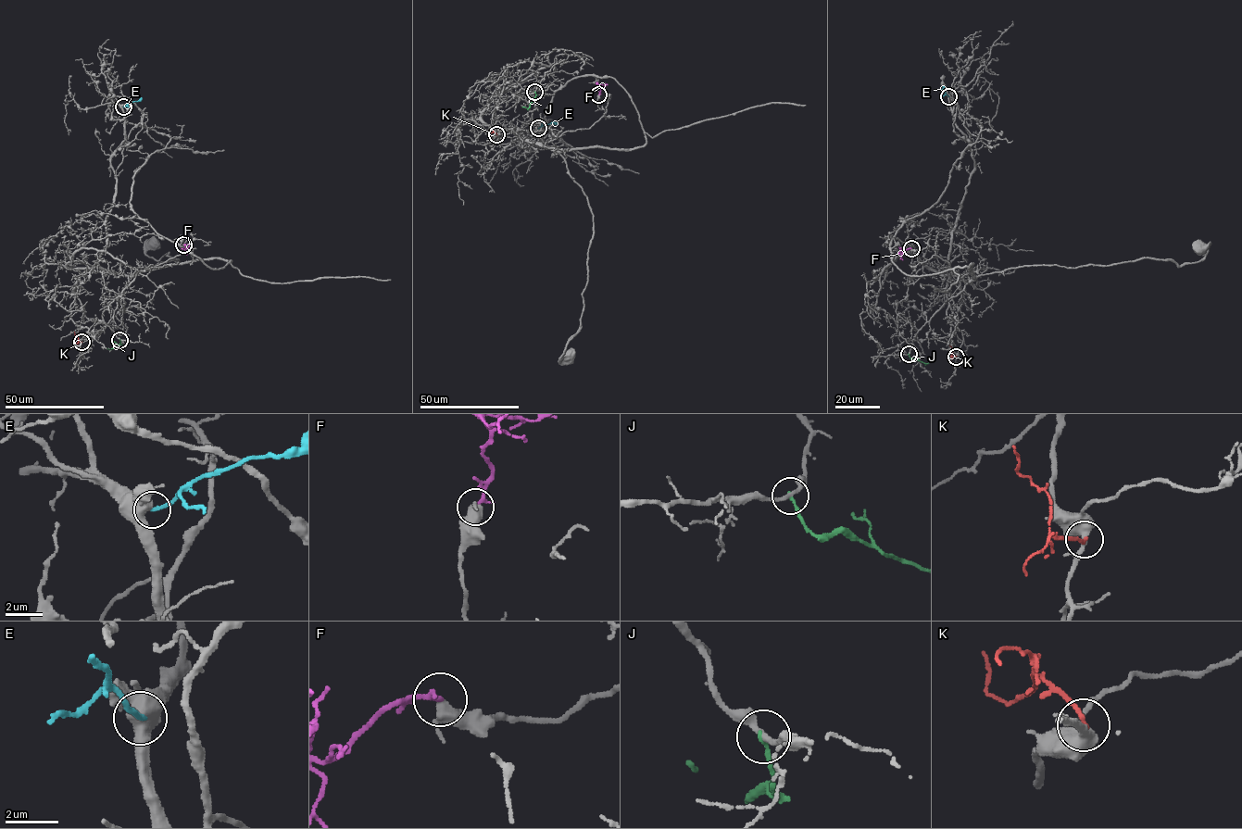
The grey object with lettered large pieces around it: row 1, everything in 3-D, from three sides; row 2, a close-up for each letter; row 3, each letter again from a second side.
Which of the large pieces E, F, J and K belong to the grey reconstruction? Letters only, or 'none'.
F

